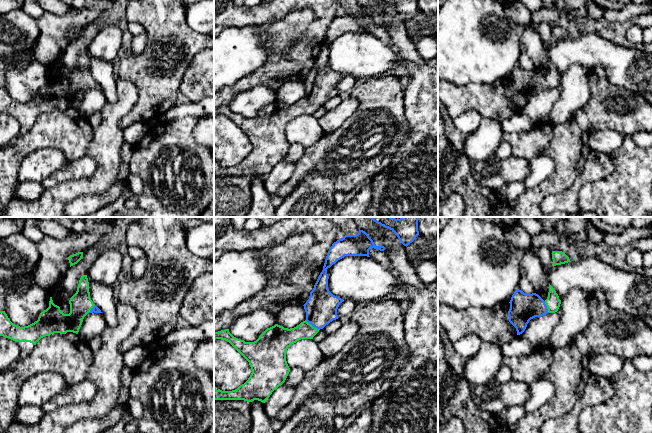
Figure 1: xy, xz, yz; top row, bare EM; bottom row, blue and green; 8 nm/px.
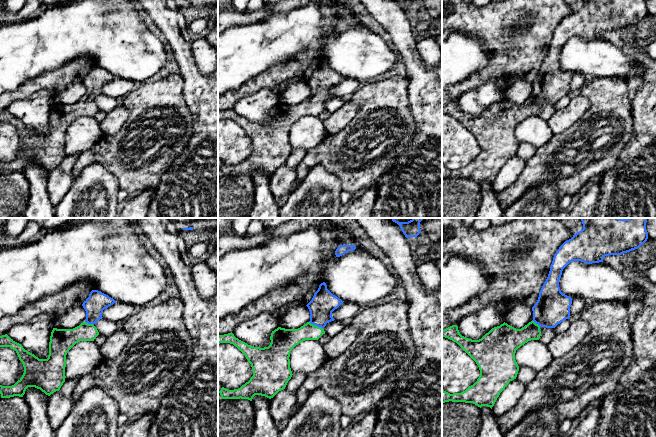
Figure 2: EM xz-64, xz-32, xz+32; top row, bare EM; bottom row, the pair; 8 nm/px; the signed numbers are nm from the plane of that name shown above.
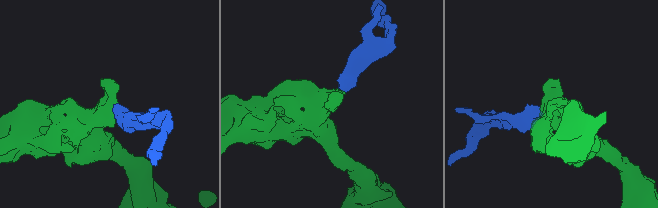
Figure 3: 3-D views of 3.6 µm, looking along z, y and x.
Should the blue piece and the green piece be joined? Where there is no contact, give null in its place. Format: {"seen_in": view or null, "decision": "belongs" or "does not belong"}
{"seen_in": "xz", "decision": "belongs"}

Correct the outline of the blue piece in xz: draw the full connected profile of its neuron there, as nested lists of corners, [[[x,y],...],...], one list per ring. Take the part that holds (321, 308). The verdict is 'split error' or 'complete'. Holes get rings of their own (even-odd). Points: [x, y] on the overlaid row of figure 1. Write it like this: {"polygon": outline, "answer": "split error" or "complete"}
{"polygon": [[[360,229],[358,234],[345,235],[332,244],[323,270],[303,305],[306,320],[296,327],[288,329],[275,324],[254,342],[234,337],[229,329],[214,332],[214,339],[229,342],[249,362],[252,370],[248,380],[237,389],[214,389],[214,400],[258,400],[265,403],[272,392],[285,382],[290,372],[286,361],[287,349],[301,339],[313,339],[320,329],[338,319],[337,309],[343,299],[329,291],[327,269],[345,256],[370,257],[371,248],[385,250],[384,246],[376,246],[369,235]]], "answer": "split error"}

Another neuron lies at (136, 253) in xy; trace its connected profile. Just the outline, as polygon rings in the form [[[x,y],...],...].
[[[129,246],[128,253],[132,257],[133,260],[137,260],[142,257],[145,257],[144,251],[142,251],[140,248],[138,248],[136,246]]]

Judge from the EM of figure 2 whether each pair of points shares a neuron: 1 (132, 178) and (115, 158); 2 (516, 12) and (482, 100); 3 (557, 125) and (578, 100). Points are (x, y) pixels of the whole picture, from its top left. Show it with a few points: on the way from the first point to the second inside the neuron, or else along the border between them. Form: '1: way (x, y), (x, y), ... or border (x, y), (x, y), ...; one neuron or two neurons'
1: way (130, 173), (120, 163); one neuron
2: border (503, 88), (494, 83), (484, 83), (467, 91); two neurons
3: way (563, 119), (576, 106); one neuron

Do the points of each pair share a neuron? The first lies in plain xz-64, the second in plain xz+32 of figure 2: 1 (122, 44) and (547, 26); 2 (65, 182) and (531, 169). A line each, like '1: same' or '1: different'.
1: different
2: different

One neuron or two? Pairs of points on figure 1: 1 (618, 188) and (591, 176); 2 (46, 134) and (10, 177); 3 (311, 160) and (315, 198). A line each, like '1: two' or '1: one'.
1: two
2: one
3: two

